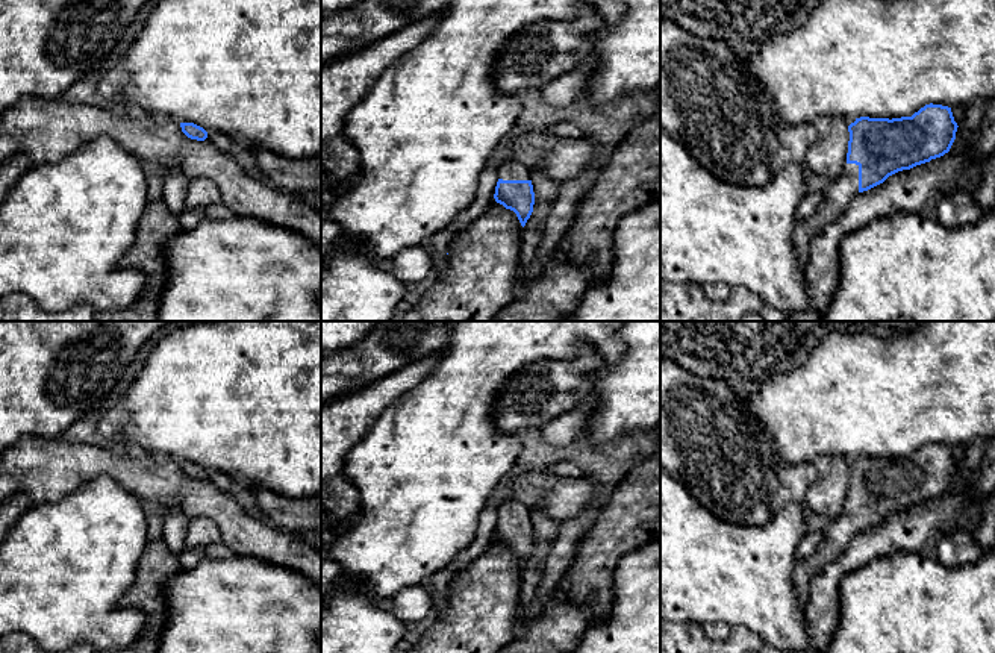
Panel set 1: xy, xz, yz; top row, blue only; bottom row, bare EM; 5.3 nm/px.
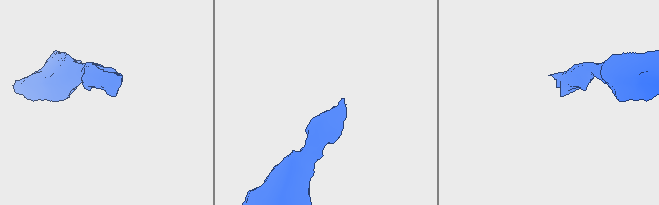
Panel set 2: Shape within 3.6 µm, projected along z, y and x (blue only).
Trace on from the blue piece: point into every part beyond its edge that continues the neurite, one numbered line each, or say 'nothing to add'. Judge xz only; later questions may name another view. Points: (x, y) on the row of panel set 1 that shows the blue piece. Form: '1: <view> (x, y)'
1: xz (509, 170)

